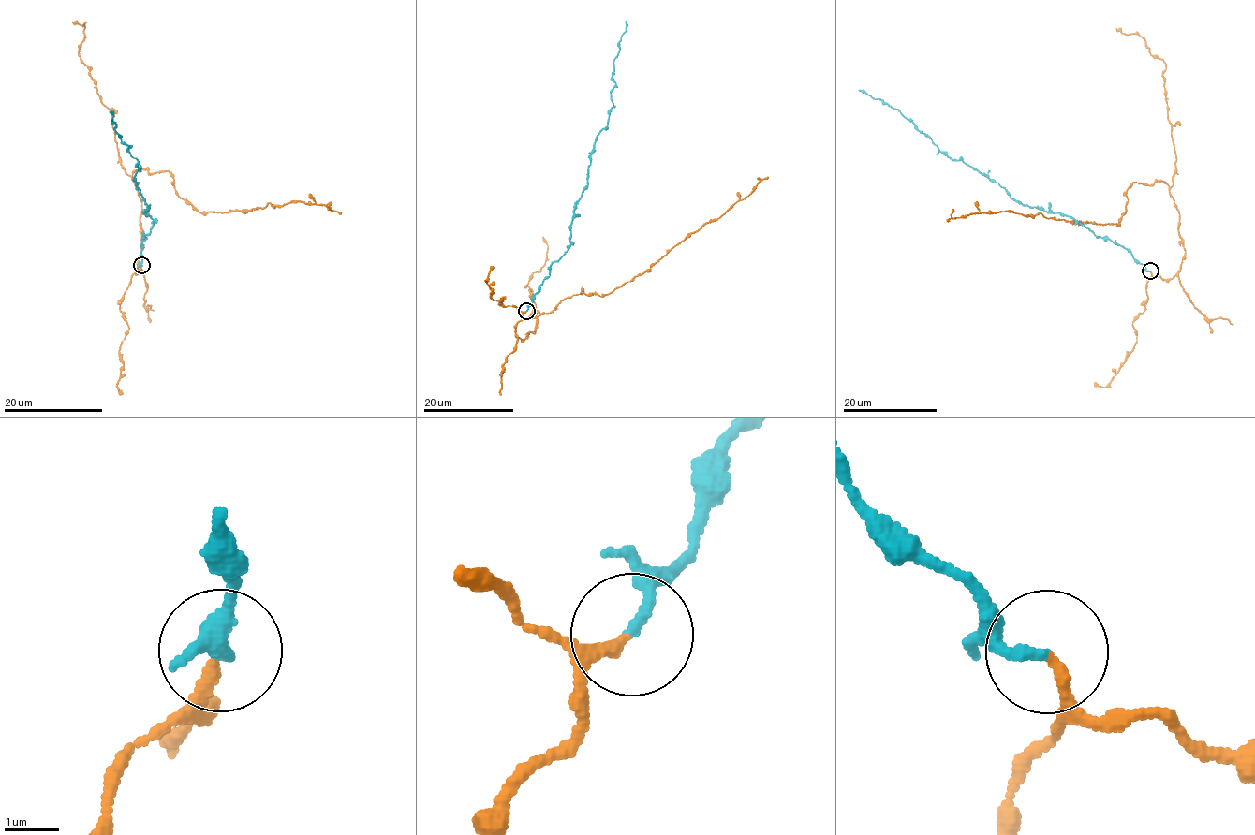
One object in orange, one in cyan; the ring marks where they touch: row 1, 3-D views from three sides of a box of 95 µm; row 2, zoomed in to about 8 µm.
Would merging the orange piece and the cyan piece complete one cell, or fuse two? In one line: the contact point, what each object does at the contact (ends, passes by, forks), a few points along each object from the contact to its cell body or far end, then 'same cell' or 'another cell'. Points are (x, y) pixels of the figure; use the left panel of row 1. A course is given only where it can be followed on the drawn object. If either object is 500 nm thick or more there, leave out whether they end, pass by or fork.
at (141, 265); orange ends there; cyan ends there; orange runs (141, 265), (140, 169), (169, 171), (200, 212), (300, 200), (333, 211), (329, 202); cyan runs (141, 265), (140, 244), (153, 220), (143, 212), (147, 207), (133, 178), (140, 171), (114, 128), (110, 111); same cell

